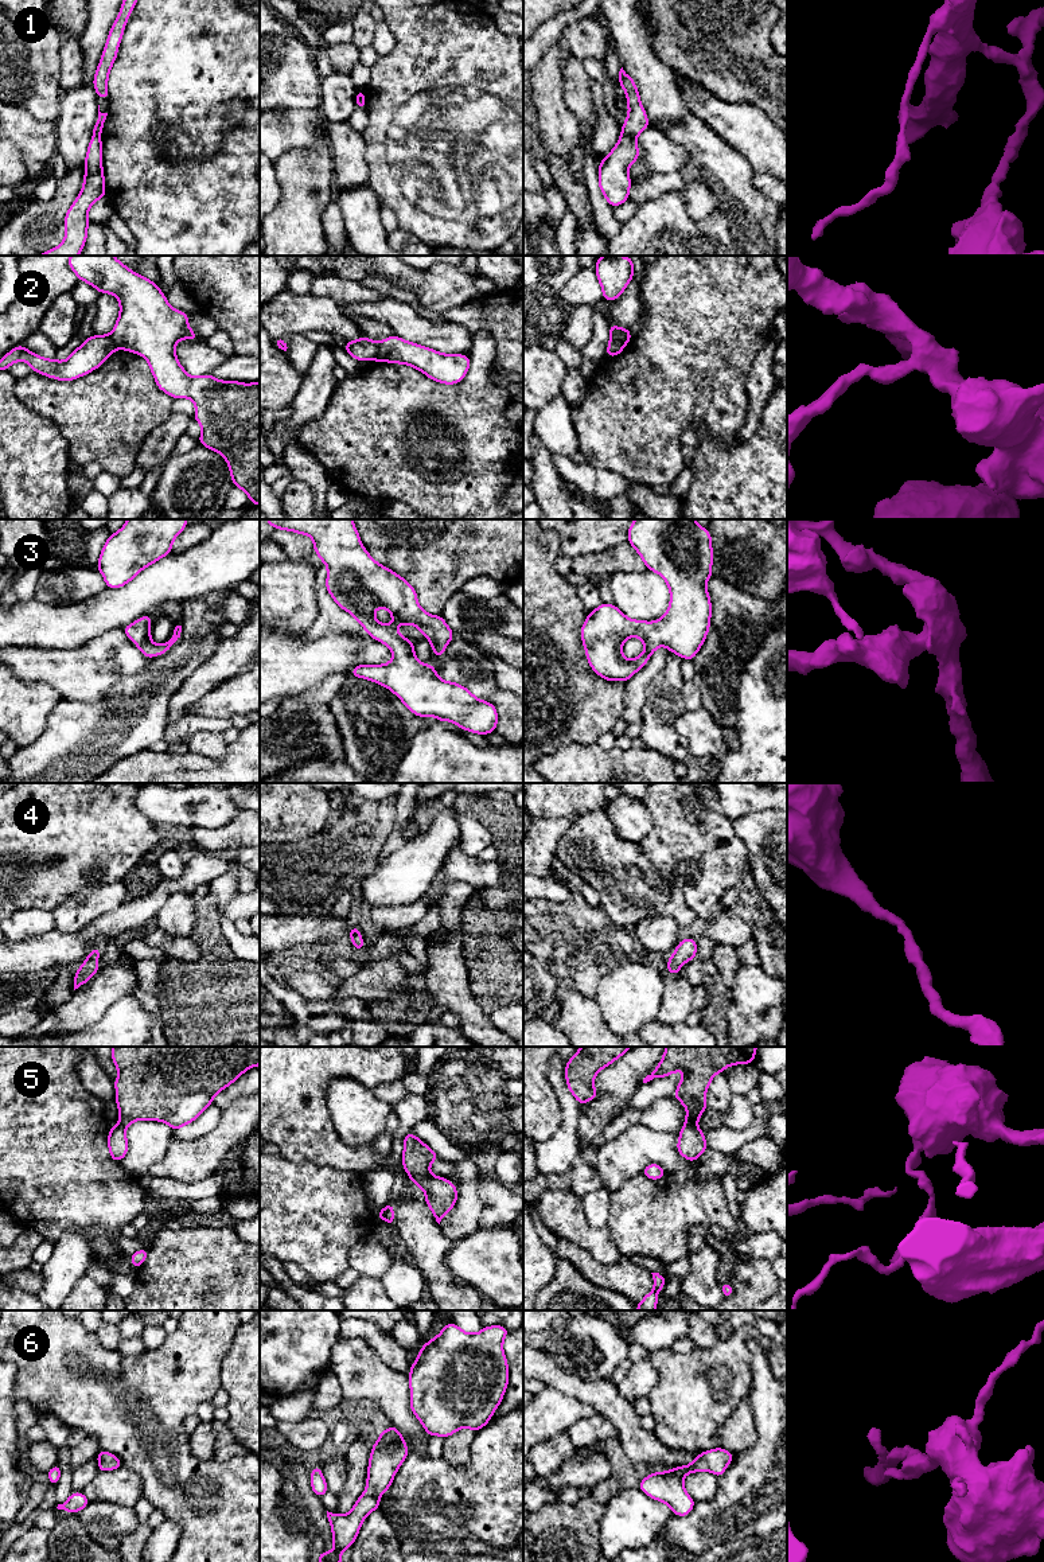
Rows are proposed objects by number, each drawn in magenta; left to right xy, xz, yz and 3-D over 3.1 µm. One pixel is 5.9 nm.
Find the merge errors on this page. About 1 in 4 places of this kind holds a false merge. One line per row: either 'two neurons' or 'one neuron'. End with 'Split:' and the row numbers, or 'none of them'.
1: two neurons
2: two neurons
3: one neuron
4: one neuron
5: two neurons
6: one neuron
Split: 1, 2, 5

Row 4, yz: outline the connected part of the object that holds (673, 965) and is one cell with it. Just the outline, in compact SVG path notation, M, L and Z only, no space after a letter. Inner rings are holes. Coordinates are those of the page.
M686 938L677 944L675 951L667 959L666 971L670 974L679 974L681 966L696 958L697 942L694 938Z

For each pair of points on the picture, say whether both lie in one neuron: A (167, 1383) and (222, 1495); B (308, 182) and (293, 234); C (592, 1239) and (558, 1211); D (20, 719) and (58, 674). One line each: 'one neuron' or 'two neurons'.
A: one neuron
B: one neuron
C: one neuron
D: two neurons

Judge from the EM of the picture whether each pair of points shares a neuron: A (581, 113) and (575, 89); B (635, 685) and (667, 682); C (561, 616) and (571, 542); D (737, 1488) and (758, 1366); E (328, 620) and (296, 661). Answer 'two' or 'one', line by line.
A: one
B: two
C: two
D: one
E: two

